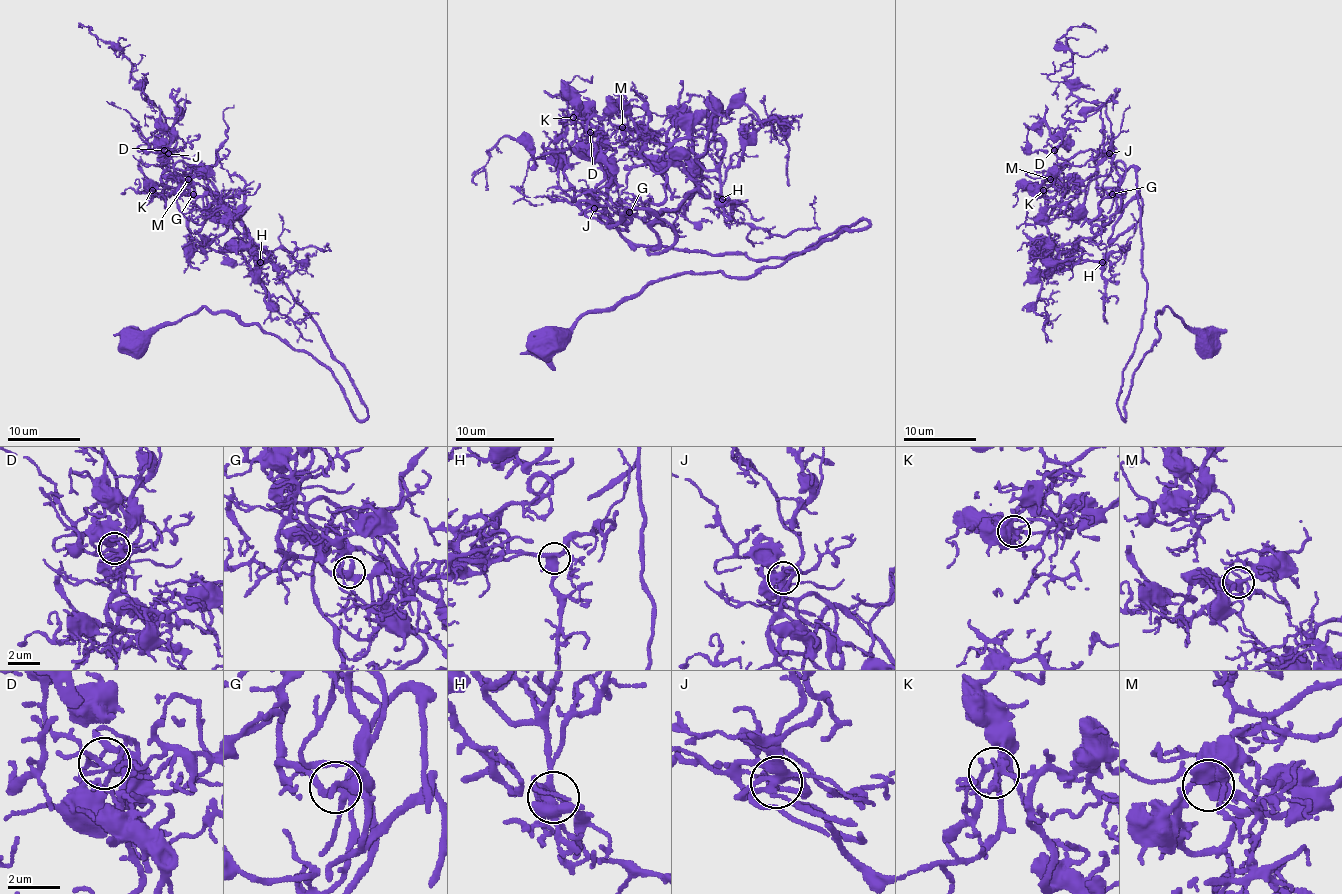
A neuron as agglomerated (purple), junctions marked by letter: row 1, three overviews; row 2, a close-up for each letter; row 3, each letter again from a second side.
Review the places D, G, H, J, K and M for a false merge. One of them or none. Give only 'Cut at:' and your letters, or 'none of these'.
Cut at: none of these

